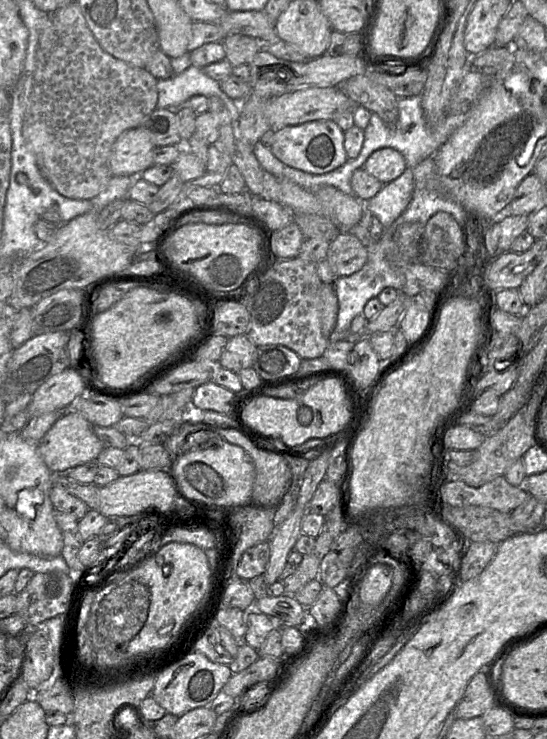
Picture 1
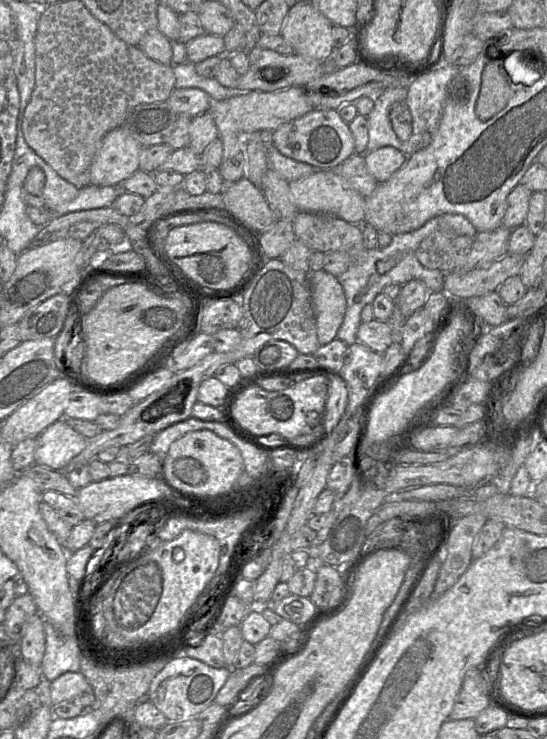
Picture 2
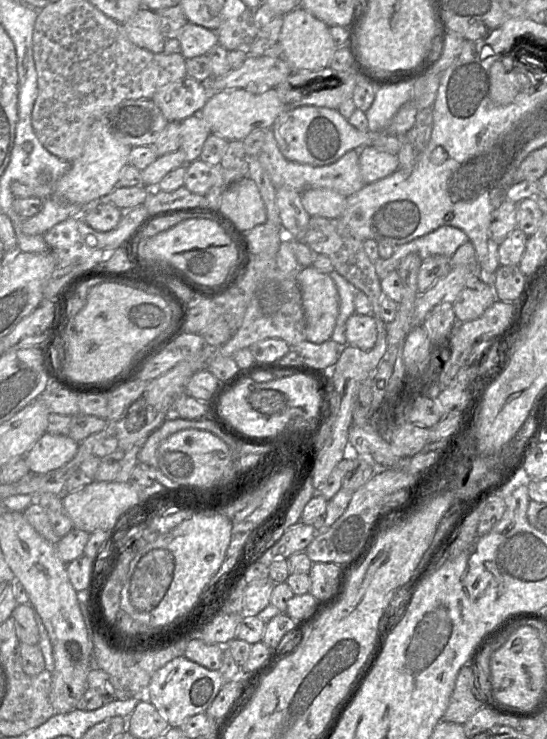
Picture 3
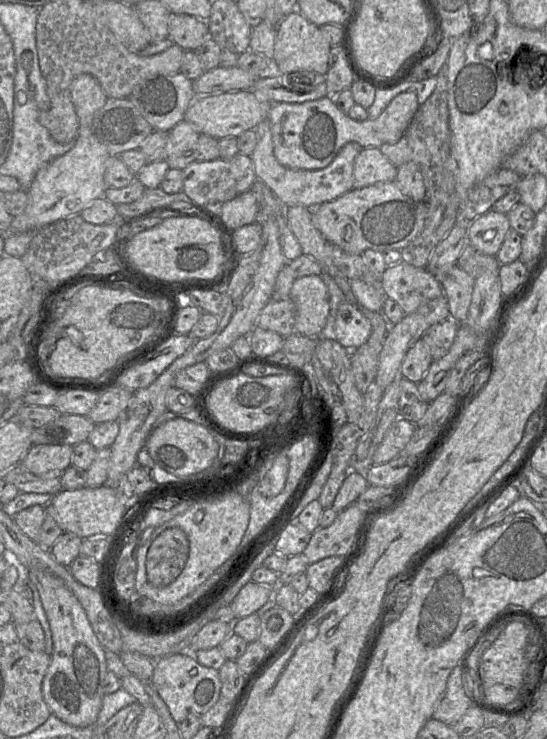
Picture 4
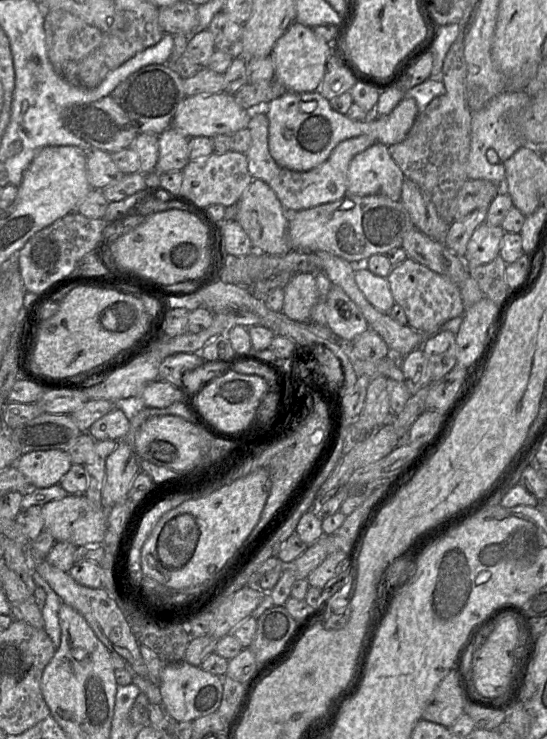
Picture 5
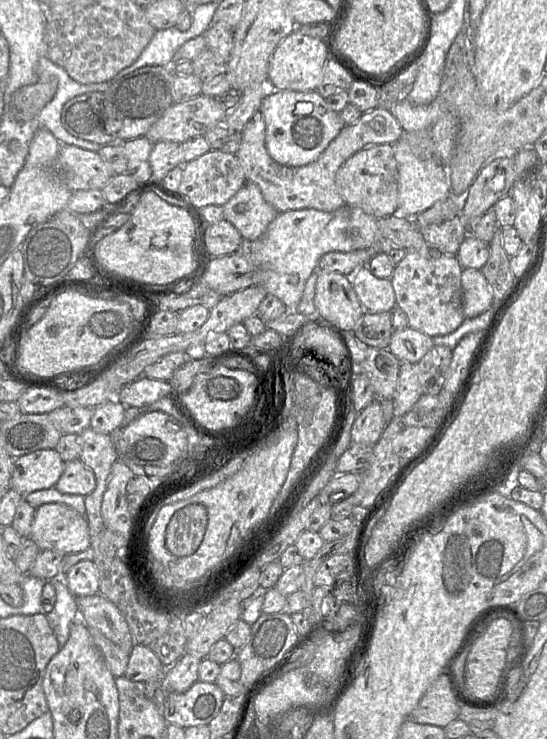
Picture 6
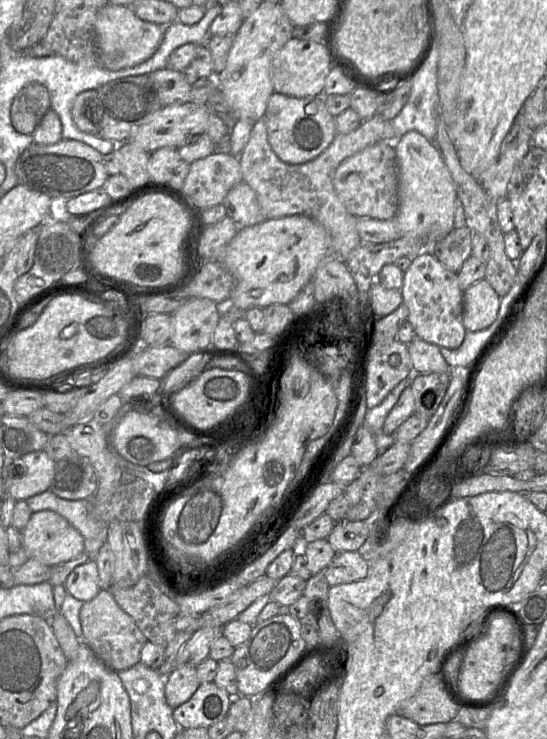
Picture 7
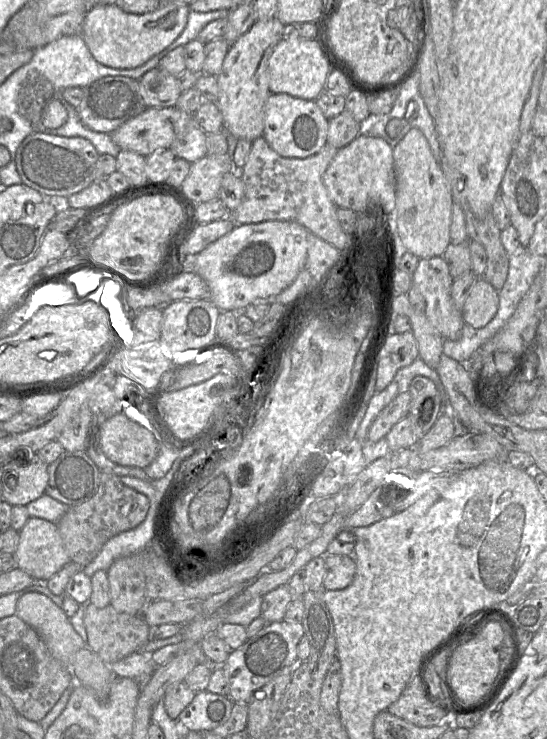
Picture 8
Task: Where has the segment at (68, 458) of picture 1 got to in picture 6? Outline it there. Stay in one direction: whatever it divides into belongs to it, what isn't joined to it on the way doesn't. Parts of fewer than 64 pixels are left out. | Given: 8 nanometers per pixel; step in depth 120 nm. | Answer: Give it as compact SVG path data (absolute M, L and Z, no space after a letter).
M39 449L14 458L11 488L23 496L55 487L66 462L55 449Z

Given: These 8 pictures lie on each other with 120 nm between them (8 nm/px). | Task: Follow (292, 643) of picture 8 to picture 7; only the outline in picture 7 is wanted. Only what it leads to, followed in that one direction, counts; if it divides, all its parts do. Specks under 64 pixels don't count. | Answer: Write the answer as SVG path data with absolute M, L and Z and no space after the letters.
M286 611L252 627L249 638L235 648L231 662L236 671L238 693L256 699L295 666L306 644L301 636L302 622Z

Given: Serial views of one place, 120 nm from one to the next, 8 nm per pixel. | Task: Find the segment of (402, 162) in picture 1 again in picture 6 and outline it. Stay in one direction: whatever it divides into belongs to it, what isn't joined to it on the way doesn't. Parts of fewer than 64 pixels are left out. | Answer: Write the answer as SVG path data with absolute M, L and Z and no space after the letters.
M392 144L370 145L349 157L338 169L335 182L346 204L361 208L375 218L399 213L399 173Z

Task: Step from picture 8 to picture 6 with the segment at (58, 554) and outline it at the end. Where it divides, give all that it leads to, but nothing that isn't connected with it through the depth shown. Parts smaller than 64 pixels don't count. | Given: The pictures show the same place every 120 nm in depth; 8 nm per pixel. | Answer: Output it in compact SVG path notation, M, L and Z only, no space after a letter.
M61 503L43 504L36 509L29 537L41 551L52 550L64 555L79 553L91 547L91 537L86 517Z

